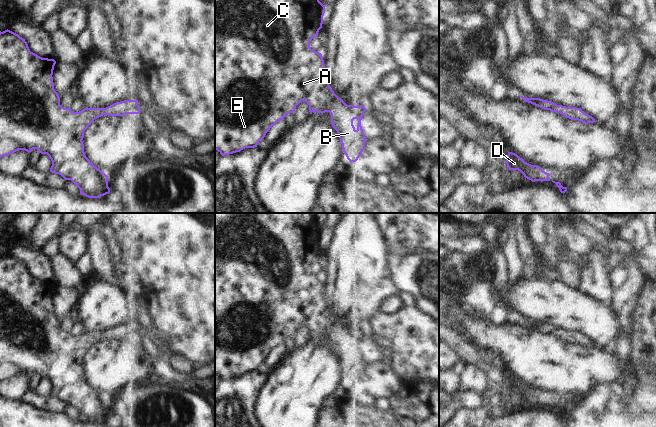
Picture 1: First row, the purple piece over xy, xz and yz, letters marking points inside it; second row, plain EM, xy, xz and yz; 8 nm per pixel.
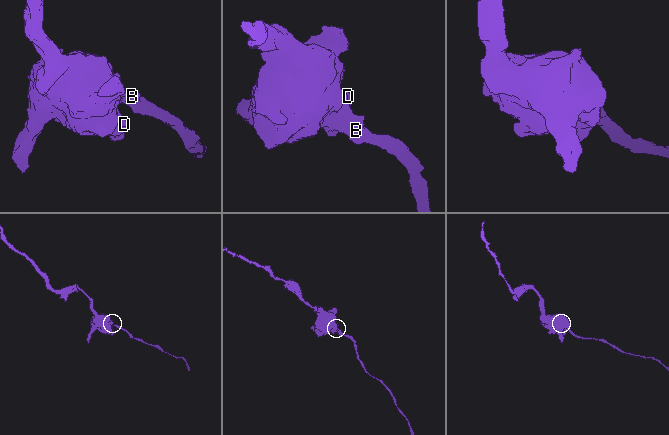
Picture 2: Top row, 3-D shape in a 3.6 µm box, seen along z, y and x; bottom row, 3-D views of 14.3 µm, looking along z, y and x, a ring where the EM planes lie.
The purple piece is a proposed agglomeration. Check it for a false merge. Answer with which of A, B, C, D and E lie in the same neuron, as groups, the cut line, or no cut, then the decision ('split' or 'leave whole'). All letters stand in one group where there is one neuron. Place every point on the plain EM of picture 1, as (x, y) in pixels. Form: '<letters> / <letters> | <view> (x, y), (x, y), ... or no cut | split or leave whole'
A B C D E | no cut | leave whole

